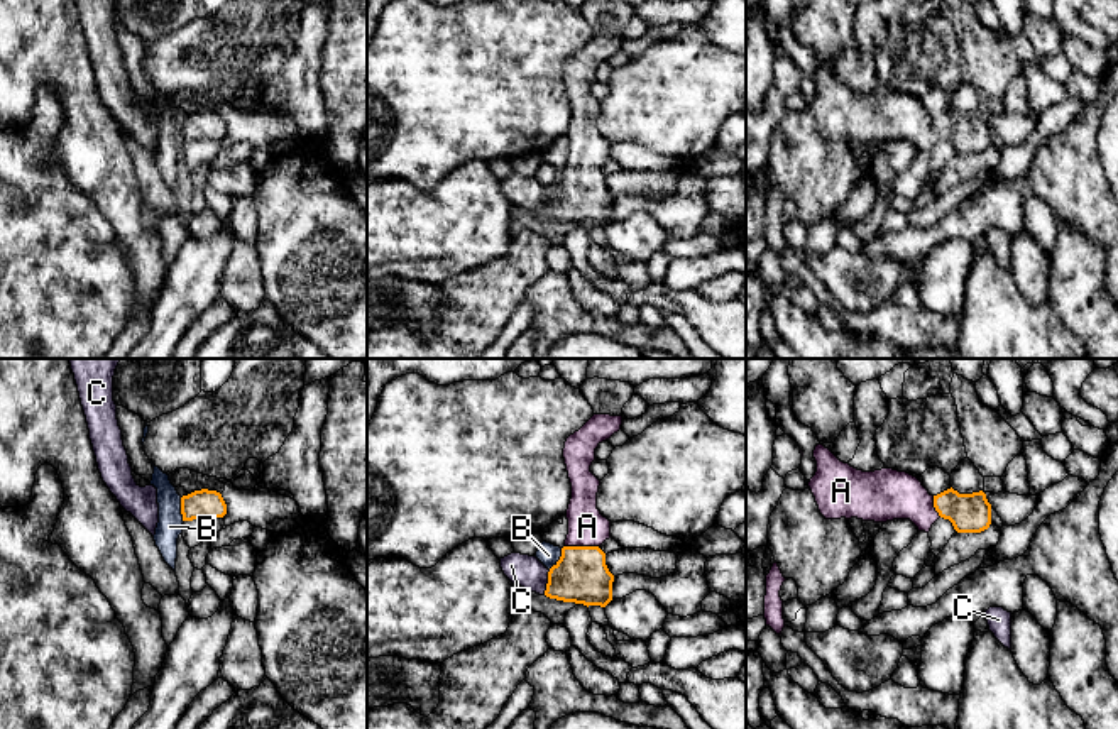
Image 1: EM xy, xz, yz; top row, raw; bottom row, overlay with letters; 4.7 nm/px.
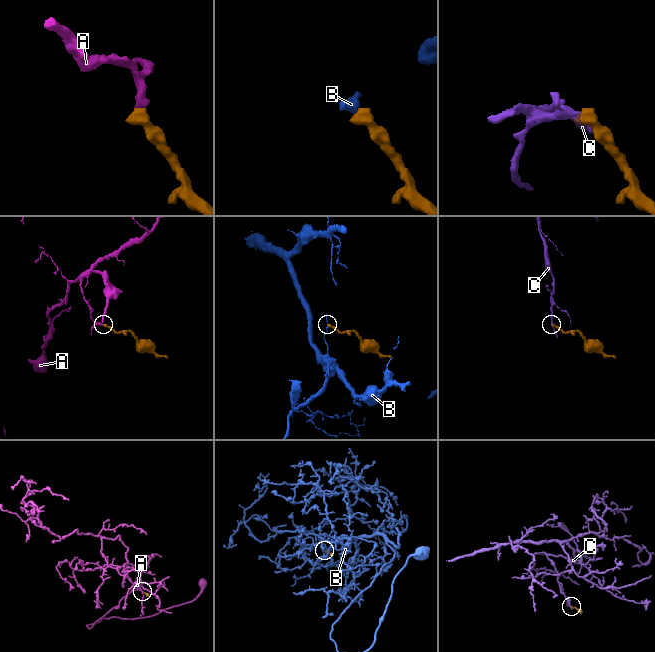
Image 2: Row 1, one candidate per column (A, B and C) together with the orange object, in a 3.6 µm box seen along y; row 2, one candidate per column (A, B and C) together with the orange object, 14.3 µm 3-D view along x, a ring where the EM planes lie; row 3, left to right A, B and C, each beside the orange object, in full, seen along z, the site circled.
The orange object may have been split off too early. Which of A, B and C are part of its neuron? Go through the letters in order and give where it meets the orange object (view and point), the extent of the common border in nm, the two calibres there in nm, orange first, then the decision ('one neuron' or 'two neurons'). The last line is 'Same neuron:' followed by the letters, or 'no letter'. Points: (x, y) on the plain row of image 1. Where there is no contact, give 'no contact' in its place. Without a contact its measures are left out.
A: xz (582, 168) | 160 nm | 260/180 nm | one neuron
B: xy (181, 131) | 120 nm | 140/120 nm | two neurons
C: xz (548, 203) | 120 nm | 260/150 nm | two neurons
Same neuron: A

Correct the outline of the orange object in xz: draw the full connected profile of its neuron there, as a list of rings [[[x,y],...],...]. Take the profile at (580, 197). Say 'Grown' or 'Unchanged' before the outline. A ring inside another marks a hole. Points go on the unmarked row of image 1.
Grown. [[[594,36],[565,63],[563,79],[572,105],[567,130],[568,156],[560,181],[548,193],[545,217],[606,228],[612,222],[614,196],[599,169],[611,159],[611,142],[597,130],[600,101],[590,93],[595,69],[621,51],[622,37]]]

